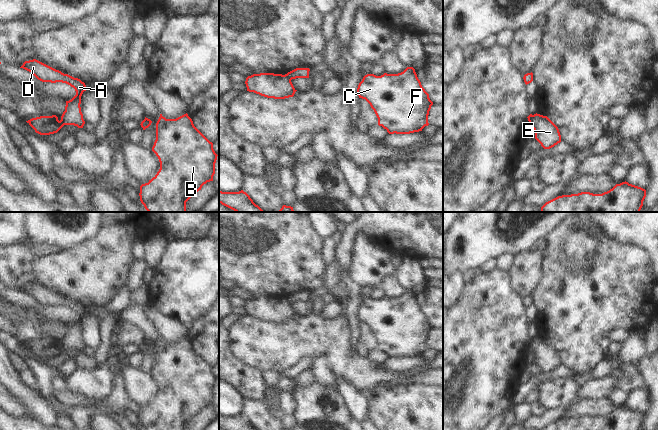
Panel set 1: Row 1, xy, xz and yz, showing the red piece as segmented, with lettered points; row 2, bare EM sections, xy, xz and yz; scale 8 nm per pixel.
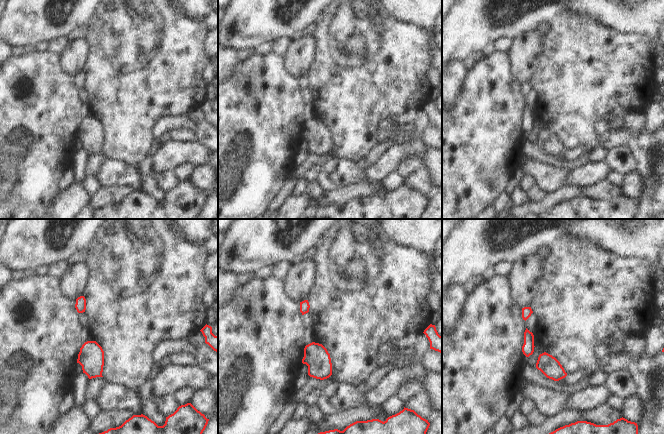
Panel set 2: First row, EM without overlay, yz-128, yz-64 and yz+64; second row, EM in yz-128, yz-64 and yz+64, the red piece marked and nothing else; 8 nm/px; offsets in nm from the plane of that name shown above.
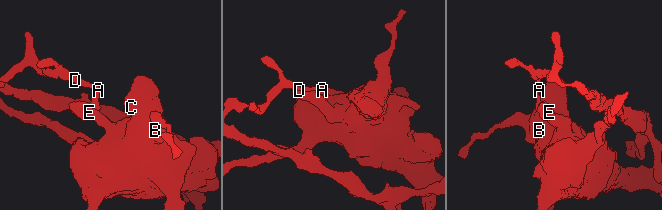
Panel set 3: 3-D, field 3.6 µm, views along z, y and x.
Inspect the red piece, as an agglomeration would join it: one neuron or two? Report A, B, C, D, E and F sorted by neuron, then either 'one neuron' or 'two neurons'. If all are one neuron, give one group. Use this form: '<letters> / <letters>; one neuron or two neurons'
A D / B C E F; two neurons

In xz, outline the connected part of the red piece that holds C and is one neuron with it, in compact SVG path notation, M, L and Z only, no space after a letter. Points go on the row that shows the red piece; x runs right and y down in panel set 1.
M407 67L398 74L384 73L381 76L367 74L358 85L357 95L370 104L378 118L378 125L389 134L419 132L429 125L428 115L433 102L422 87L413 67Z

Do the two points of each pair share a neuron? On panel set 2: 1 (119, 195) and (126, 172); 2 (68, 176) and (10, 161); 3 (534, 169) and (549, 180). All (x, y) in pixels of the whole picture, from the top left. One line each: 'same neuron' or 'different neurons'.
1: different neurons
2: different neurons
3: same neuron

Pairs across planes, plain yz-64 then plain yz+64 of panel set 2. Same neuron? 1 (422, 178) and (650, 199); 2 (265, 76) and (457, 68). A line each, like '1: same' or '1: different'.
1: different
2: different

